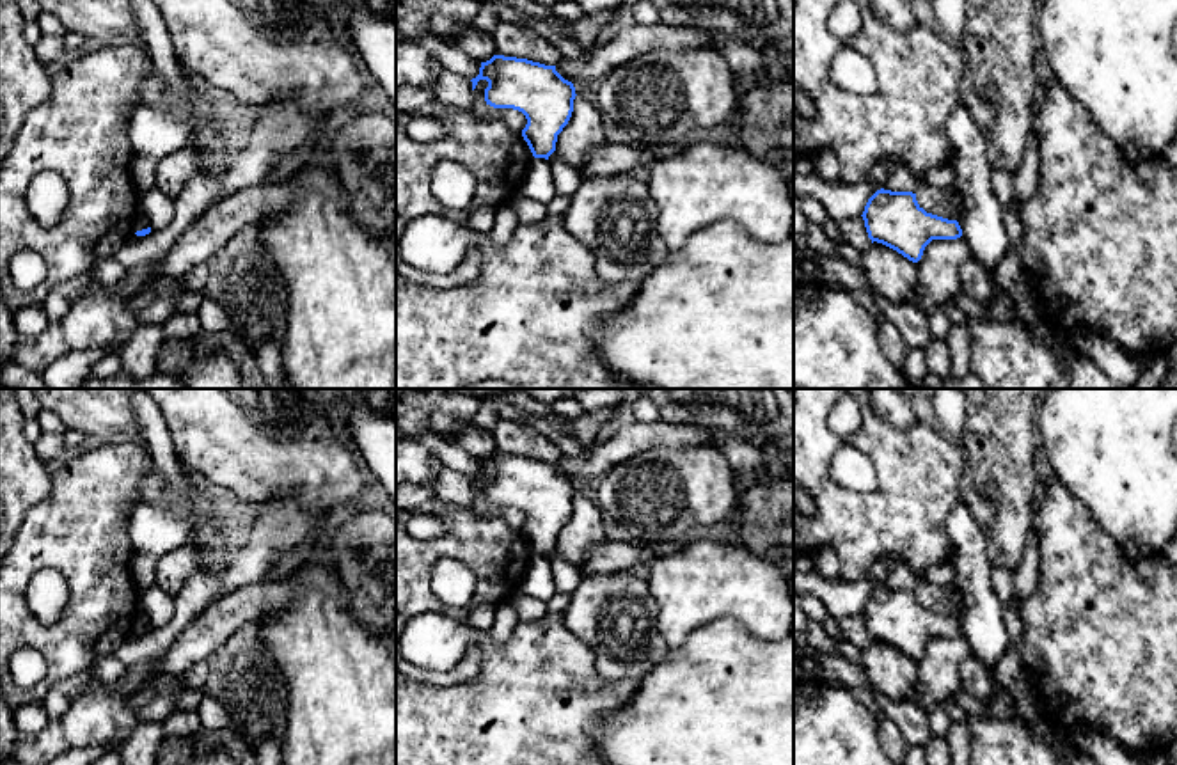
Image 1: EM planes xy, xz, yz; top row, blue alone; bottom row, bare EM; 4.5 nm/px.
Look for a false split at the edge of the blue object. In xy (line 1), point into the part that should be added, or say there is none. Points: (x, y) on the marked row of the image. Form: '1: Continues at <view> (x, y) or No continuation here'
1: No continuation here

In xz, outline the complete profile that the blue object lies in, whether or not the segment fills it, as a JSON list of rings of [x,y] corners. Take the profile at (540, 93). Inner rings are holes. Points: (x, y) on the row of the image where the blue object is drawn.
[[[504,55],[481,62],[479,75],[470,80],[472,91],[479,80],[488,82],[486,105],[513,108],[525,115],[524,140],[534,158],[549,160],[573,112],[573,83],[565,80],[556,66]]]

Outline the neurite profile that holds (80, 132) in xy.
[[[114,43],[69,62],[51,78],[46,103],[32,110],[0,167],[0,291],[14,312],[41,302],[46,293],[85,272],[131,236],[138,220],[138,193],[131,179],[133,147],[128,135],[128,106],[142,105],[140,87],[153,69],[146,46]],[[43,170],[57,172],[69,188],[69,206],[53,227],[43,227],[27,206],[27,190]],[[21,250],[37,252],[46,263],[46,279],[34,291],[21,291],[9,275],[11,257]]]

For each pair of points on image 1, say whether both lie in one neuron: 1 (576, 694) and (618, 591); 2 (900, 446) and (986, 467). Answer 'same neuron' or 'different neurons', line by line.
1: different neurons
2: different neurons

